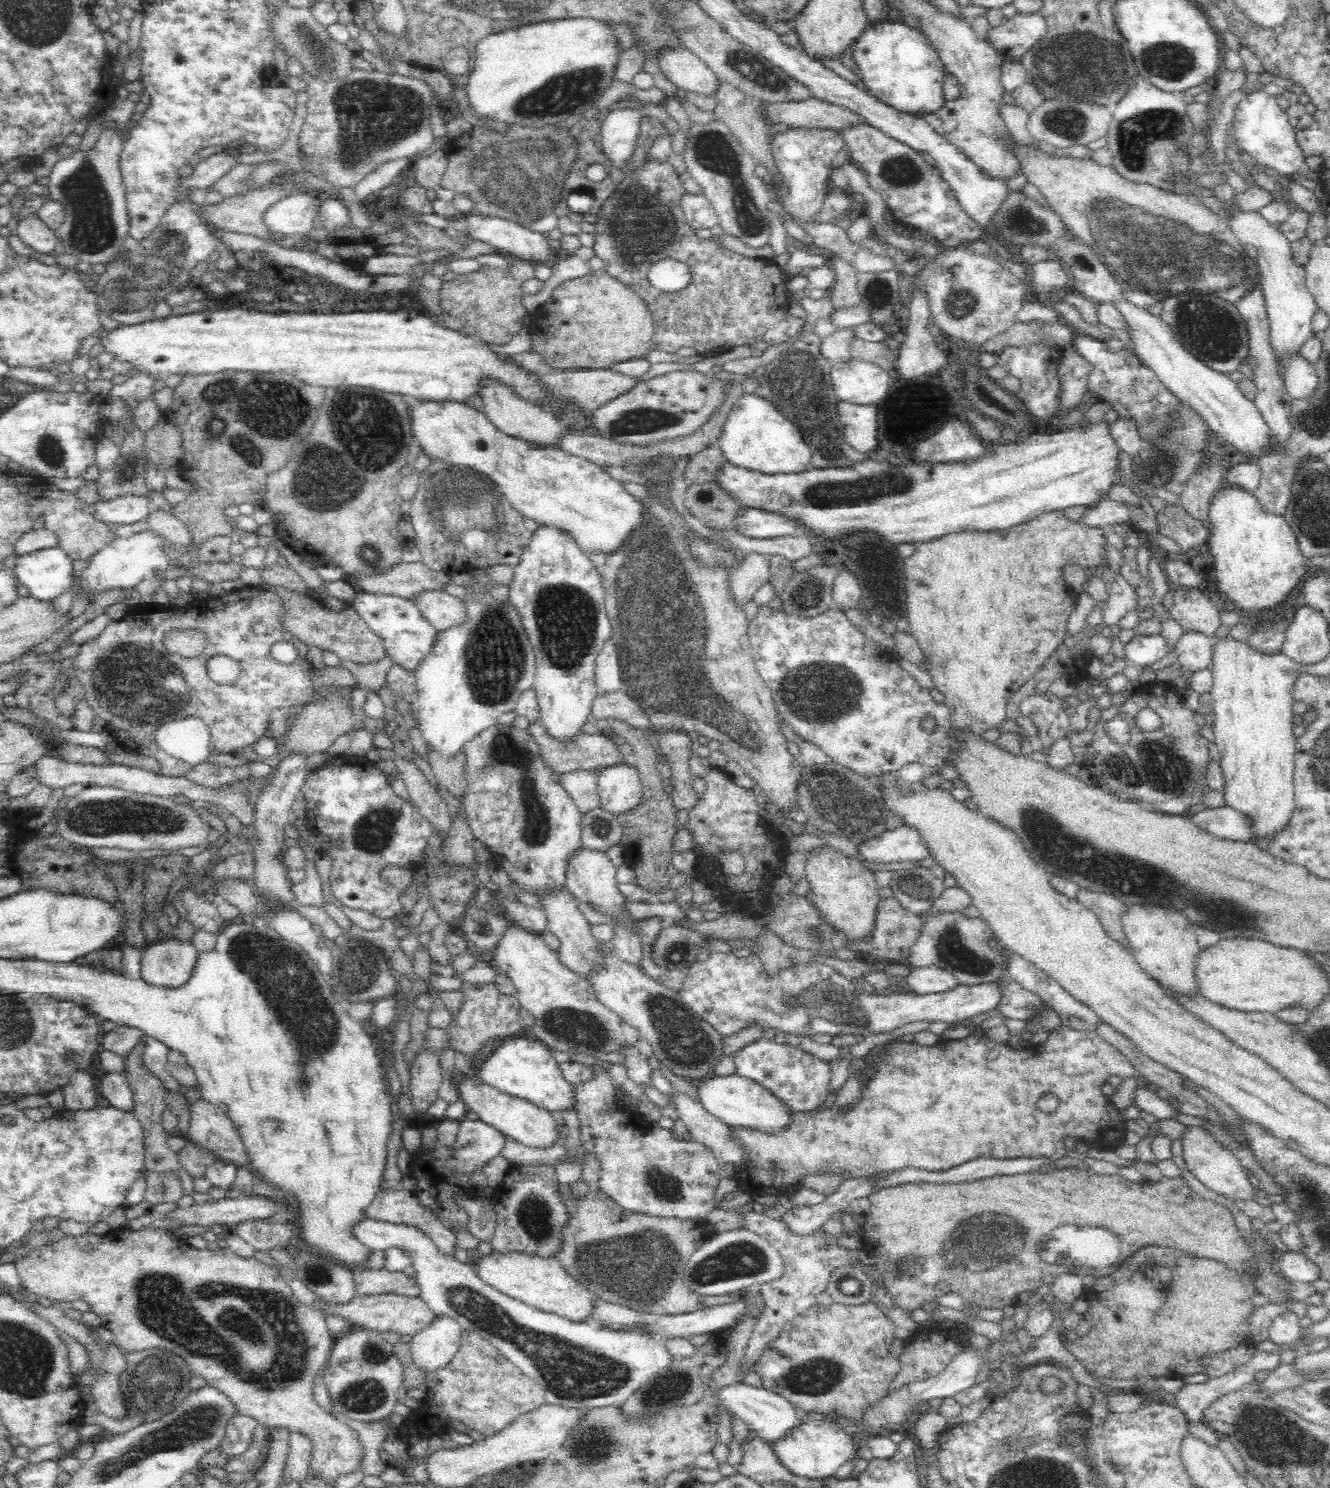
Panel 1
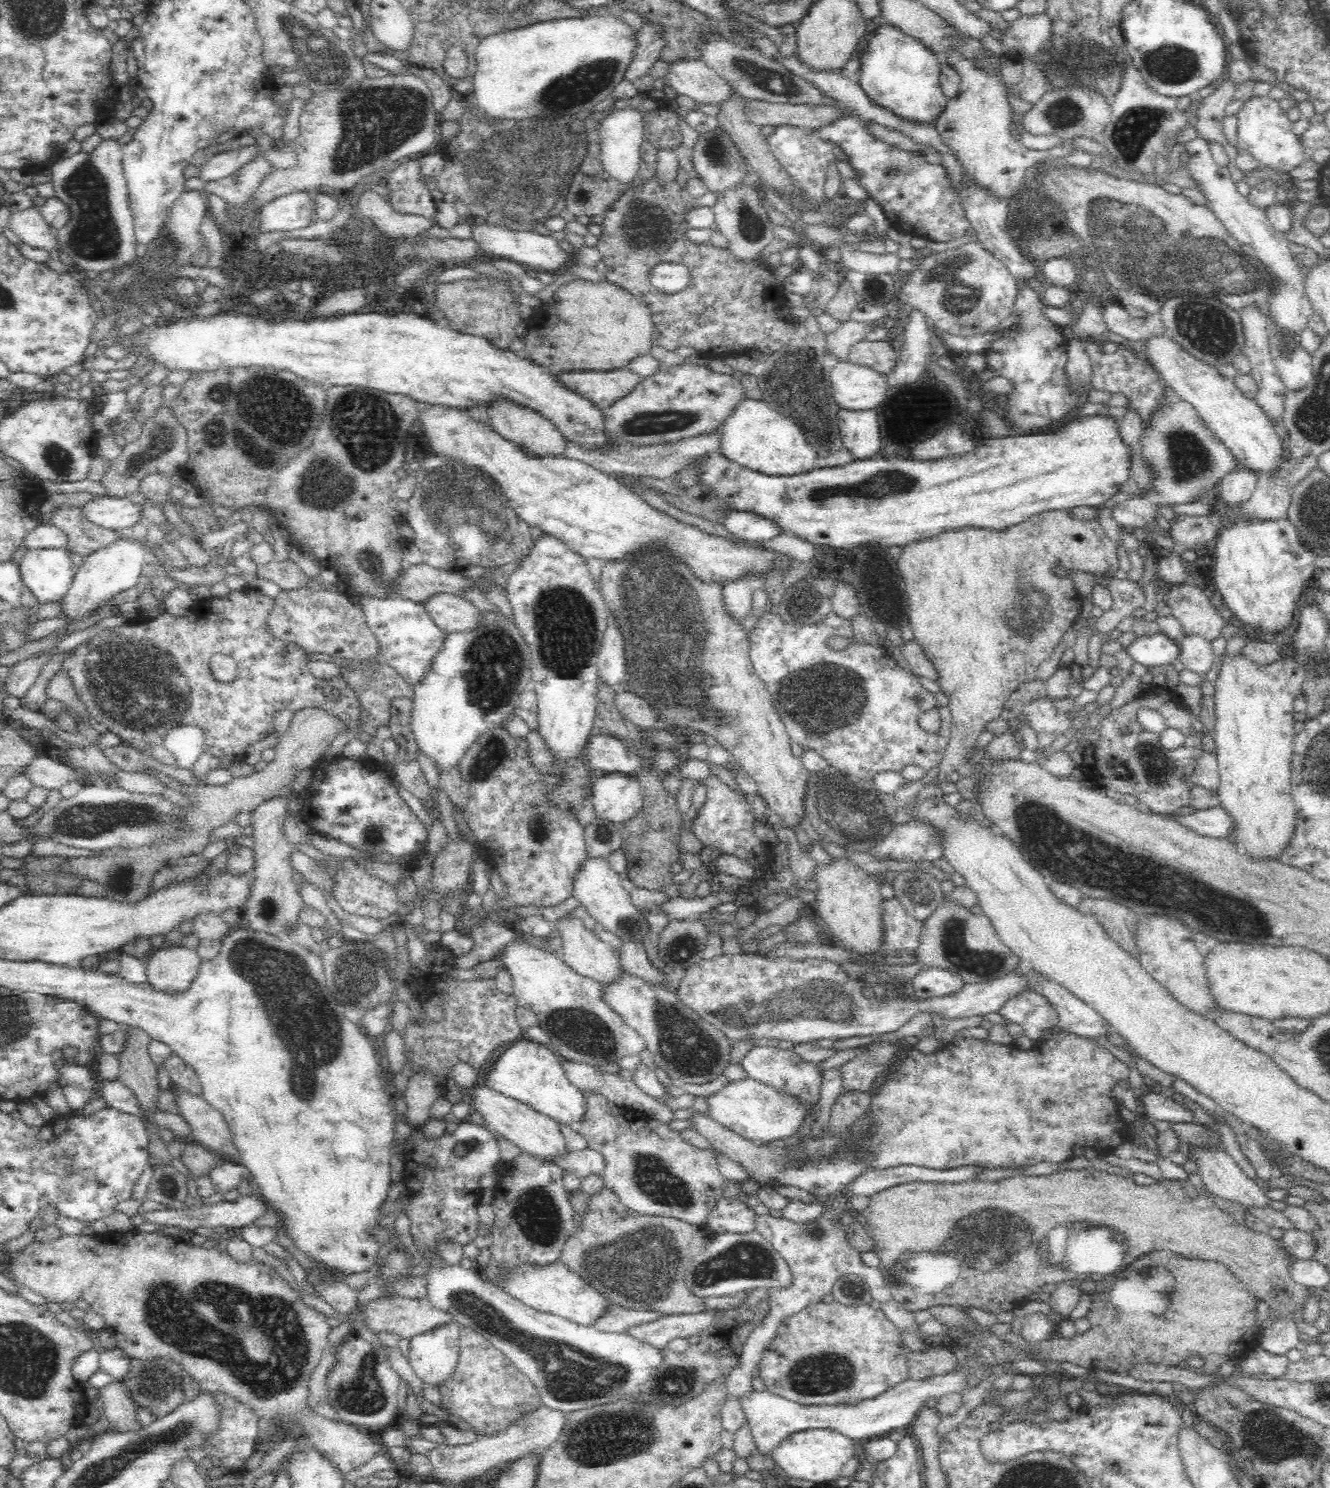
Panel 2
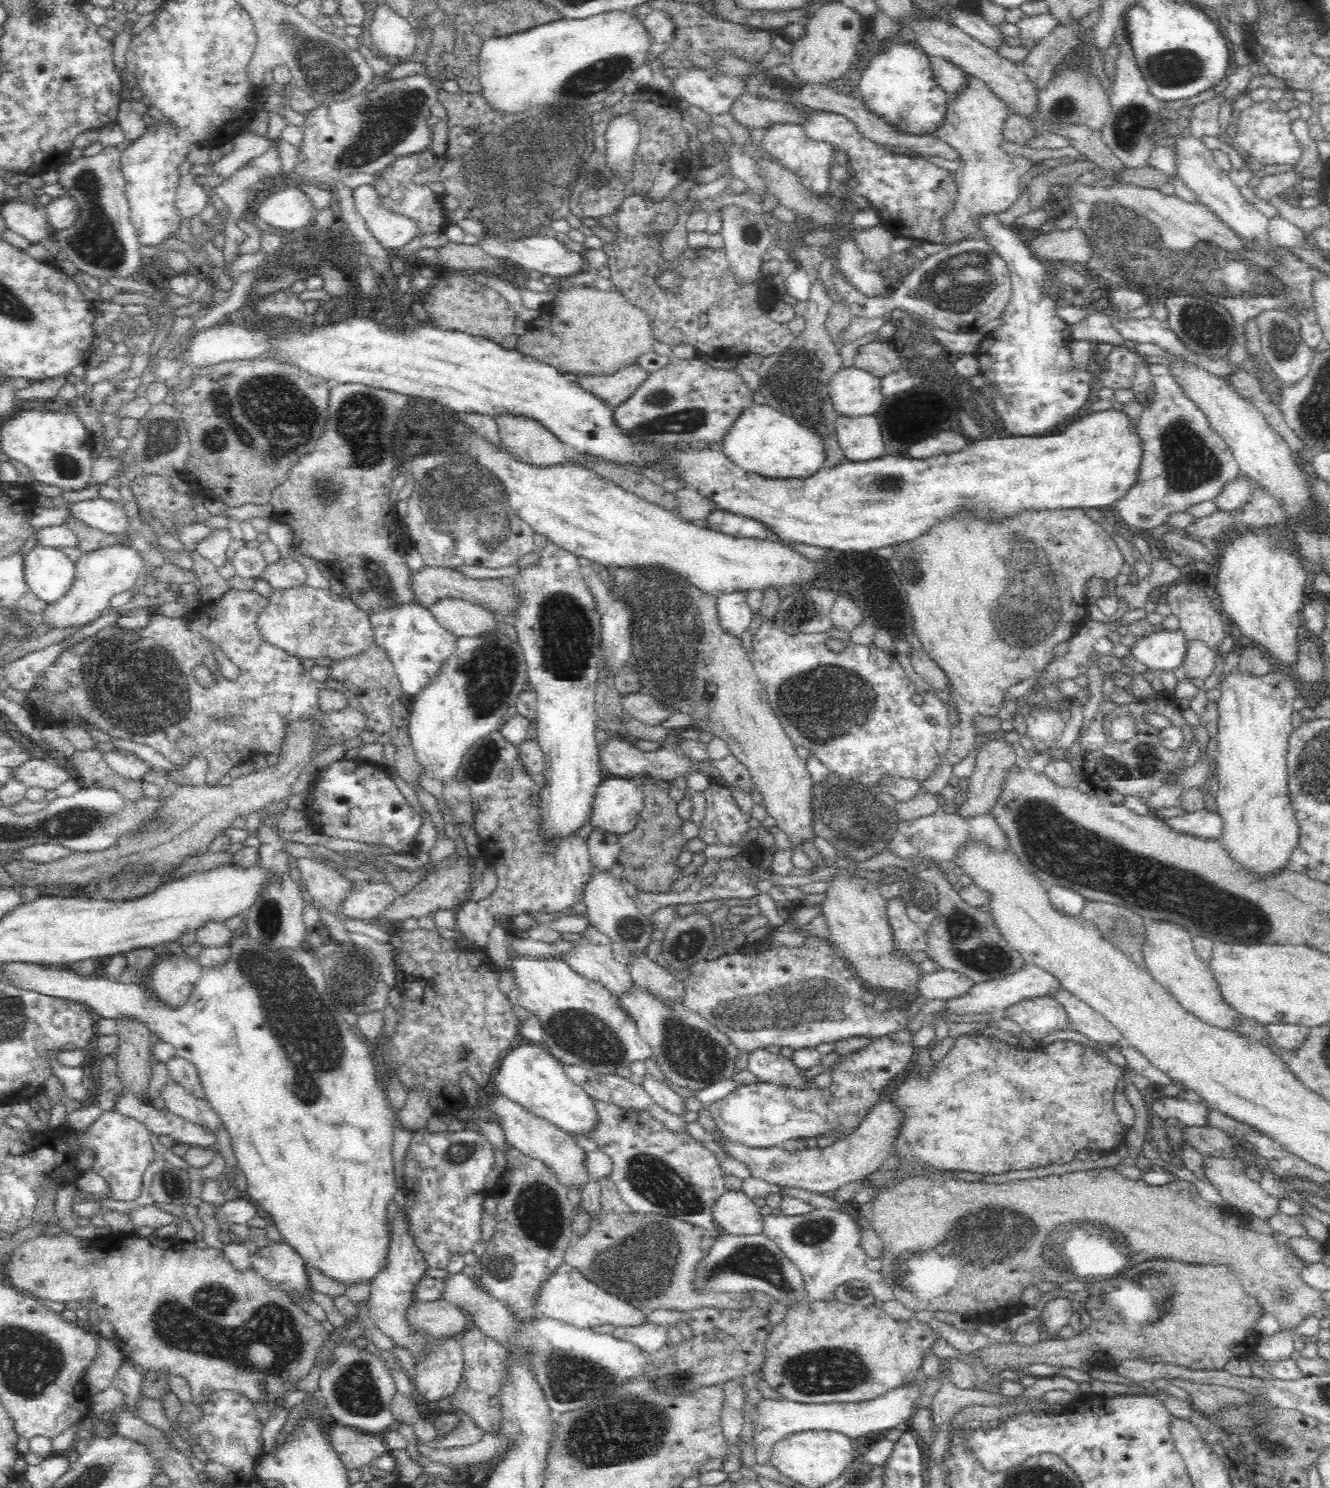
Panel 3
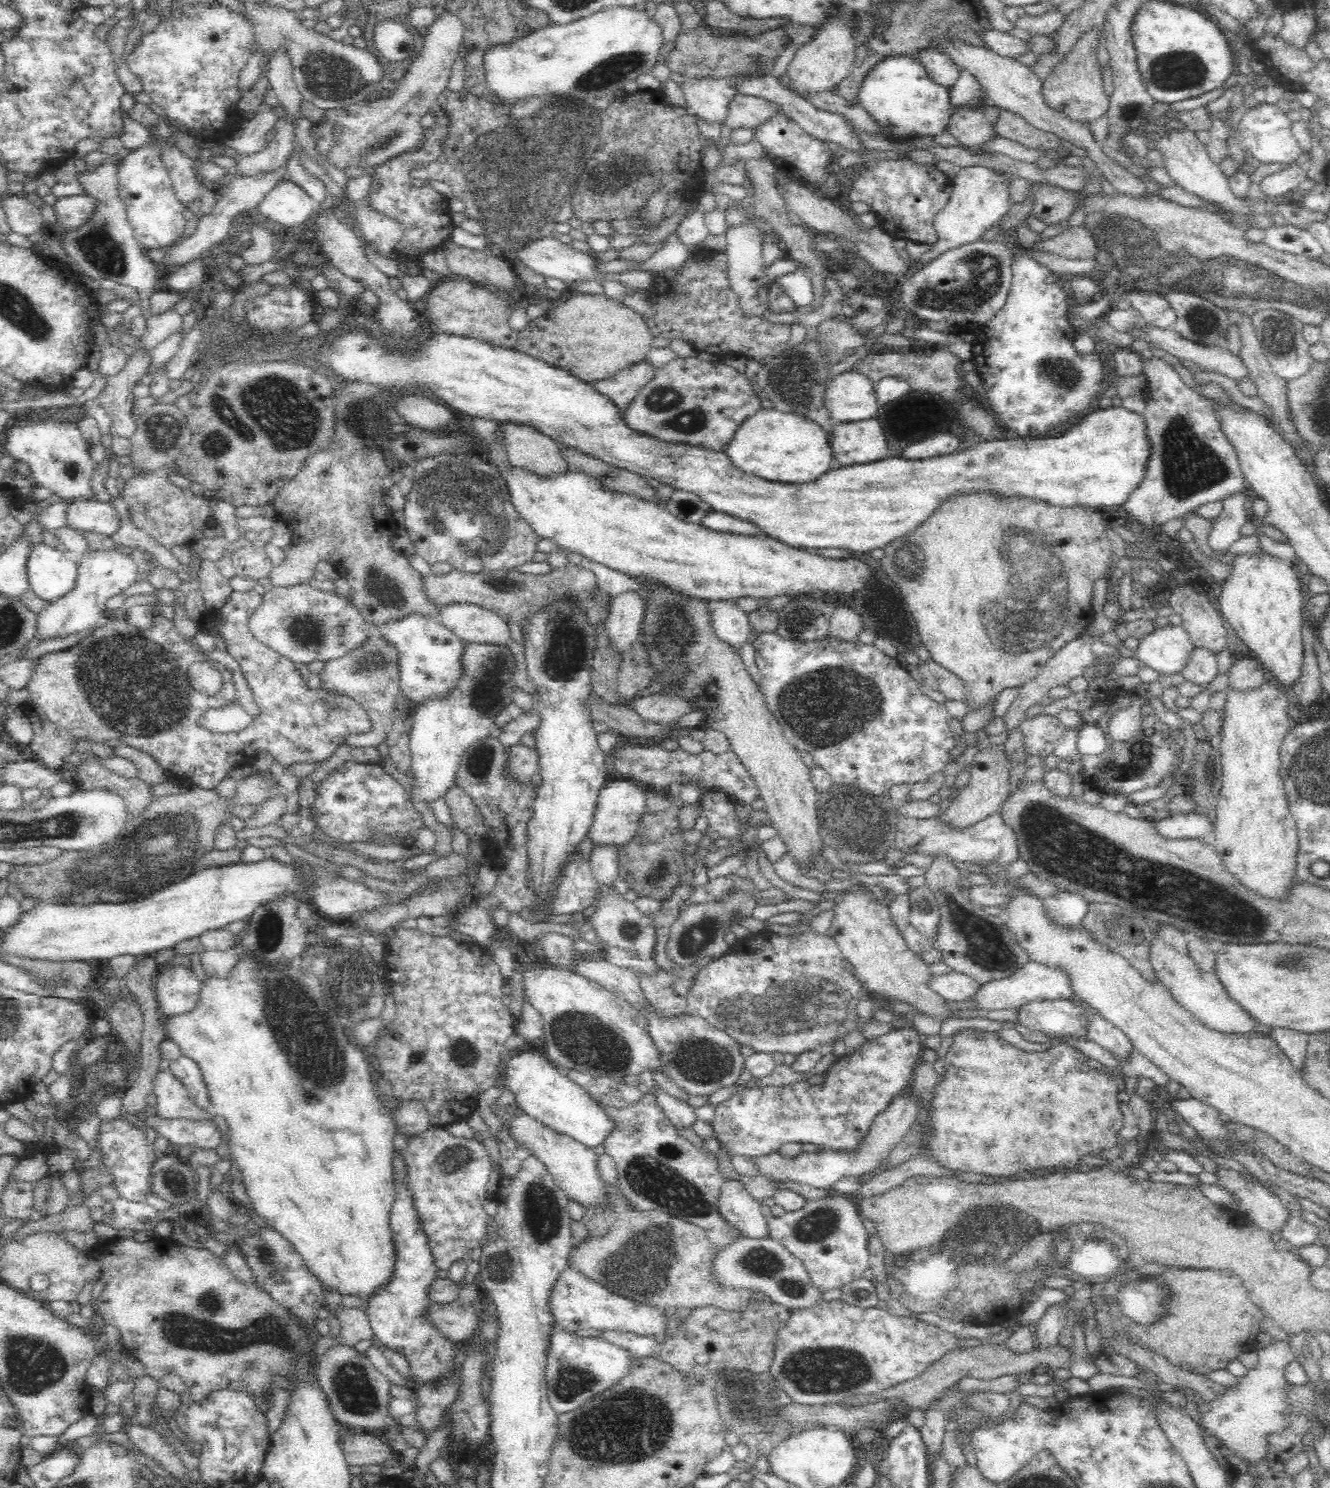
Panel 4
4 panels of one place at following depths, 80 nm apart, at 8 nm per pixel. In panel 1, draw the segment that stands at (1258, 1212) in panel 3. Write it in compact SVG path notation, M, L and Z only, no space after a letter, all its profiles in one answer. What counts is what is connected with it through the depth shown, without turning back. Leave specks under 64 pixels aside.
M1188 1126L1188 1132L1181 1140L1183 1158L1186 1166L1212 1192L1236 1200L1254 1200L1258 1193L1246 1177L1246 1168L1242 1166L1238 1157L1221 1145L1206 1129L1200 1126Z

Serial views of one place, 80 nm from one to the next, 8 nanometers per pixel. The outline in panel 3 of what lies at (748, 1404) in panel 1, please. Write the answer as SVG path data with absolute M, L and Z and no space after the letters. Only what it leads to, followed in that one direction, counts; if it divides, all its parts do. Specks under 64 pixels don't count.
M902 1386L873 1400L856 1403L826 1403L804 1404L787 1399L770 1401L769 1399L758 1402L757 1417L753 1421L753 1436L756 1450L755 1460L760 1466L769 1464L772 1448L785 1436L807 1430L838 1431L851 1439L869 1436L870 1434L882 1436L891 1428L907 1428L910 1415L918 1398L916 1387Z

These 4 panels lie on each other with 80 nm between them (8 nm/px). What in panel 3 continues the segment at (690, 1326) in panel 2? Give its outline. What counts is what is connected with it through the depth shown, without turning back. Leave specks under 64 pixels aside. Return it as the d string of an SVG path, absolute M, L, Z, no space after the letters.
M654 1325L644 1327L631 1328L623 1327L612 1330L612 1336L620 1340L620 1342L628 1343L632 1347L640 1350L642 1355L652 1355L657 1352L668 1341L668 1328Z

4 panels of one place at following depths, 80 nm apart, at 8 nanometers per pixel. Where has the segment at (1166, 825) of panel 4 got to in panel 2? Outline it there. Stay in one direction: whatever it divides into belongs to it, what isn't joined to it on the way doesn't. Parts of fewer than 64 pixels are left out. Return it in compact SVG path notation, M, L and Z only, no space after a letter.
M1220 806L1198 809L1192 814L1177 815L1175 821L1198 835L1218 839L1230 837L1231 818Z

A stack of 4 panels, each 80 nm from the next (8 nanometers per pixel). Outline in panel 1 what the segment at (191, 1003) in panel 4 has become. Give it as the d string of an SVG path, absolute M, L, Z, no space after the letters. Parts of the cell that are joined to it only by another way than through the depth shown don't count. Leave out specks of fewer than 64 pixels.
M170 938L142 950L142 977L164 989L178 989L193 978L197 948L188 940Z

